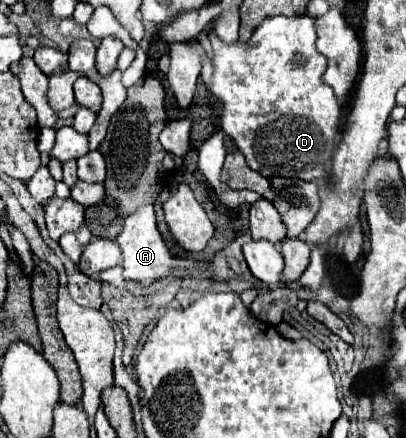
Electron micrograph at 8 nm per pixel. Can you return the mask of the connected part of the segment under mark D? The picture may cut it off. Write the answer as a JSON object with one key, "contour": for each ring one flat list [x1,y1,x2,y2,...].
{"contour":[[273,16,273,18,267,18,251,36,249,42,241,44,241,42,235,42,235,44,223,44,219,48,213,48,213,96,219,100,221,108,223,108,223,130,235,140,235,144,239,146,239,150,245,154,247,158,247,164,251,166,251,170,259,172,261,176,265,178,275,178,275,176,283,176,283,178,299,178,299,180,319,180,319,178,325,178,327,174,327,162,333,158,333,146,335,146,335,134,339,130,339,118,341,118,341,108,337,104,337,98,333,94,333,90,321,82,321,74,325,72,325,56,317,52,315,48,315,18,311,16,295,16,295,18,289,18,289,16]]}

